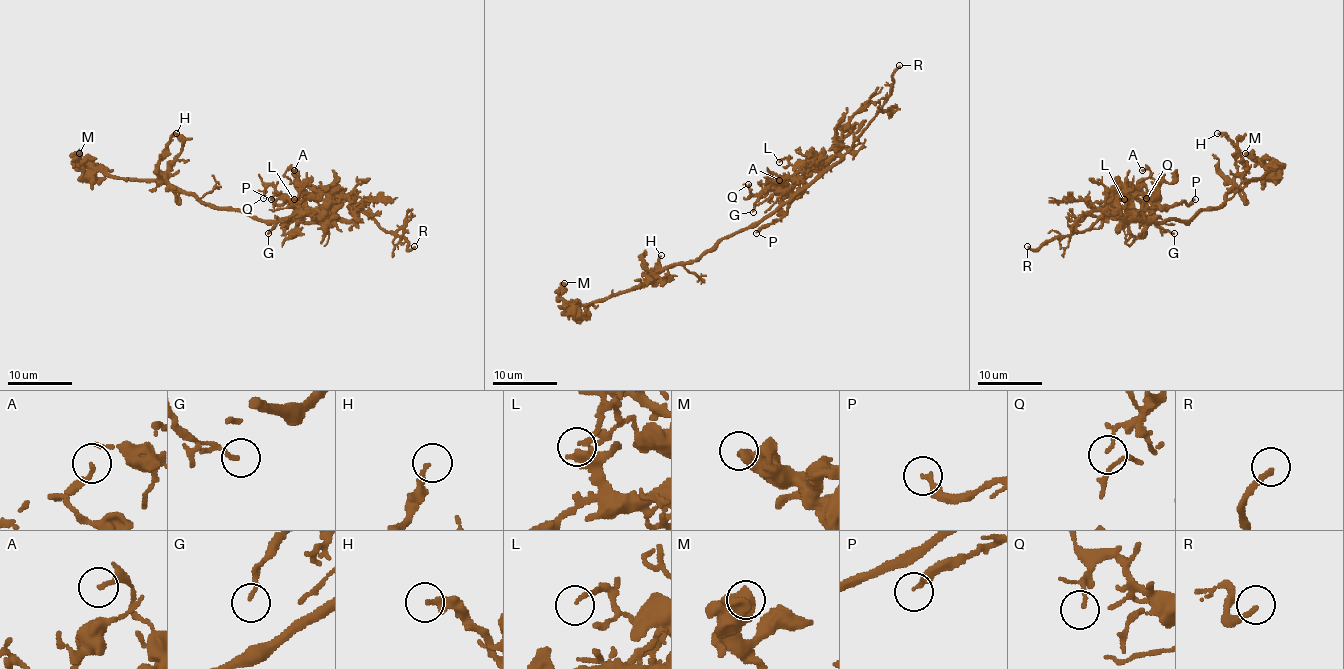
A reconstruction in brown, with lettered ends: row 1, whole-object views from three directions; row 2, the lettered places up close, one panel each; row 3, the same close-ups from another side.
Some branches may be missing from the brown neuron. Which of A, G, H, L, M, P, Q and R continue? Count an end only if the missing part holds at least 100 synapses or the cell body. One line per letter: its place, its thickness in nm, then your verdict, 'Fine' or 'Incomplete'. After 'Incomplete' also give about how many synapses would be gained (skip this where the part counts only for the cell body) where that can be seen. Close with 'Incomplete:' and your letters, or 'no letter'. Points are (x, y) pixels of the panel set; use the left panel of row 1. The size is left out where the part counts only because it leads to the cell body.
A: Place: (294, 170). Thickness 160 nm. Fine
G: Place: (268, 233). Thickness 140 nm. Fine
H: Place: (176, 133). Thickness 240 nm. Fine
L: Place: (294, 199). Thickness 180 nm. Fine
M: Place: (79, 153). Thickness 480 nm. Fine
P: Place: (271, 199). Thickness 240 nm. Fine
Q: Place: (263, 198). Thickness 130 nm. Fine
R: Place: (414, 246). Thickness 200 nm. Incomplete
Incomplete: R

